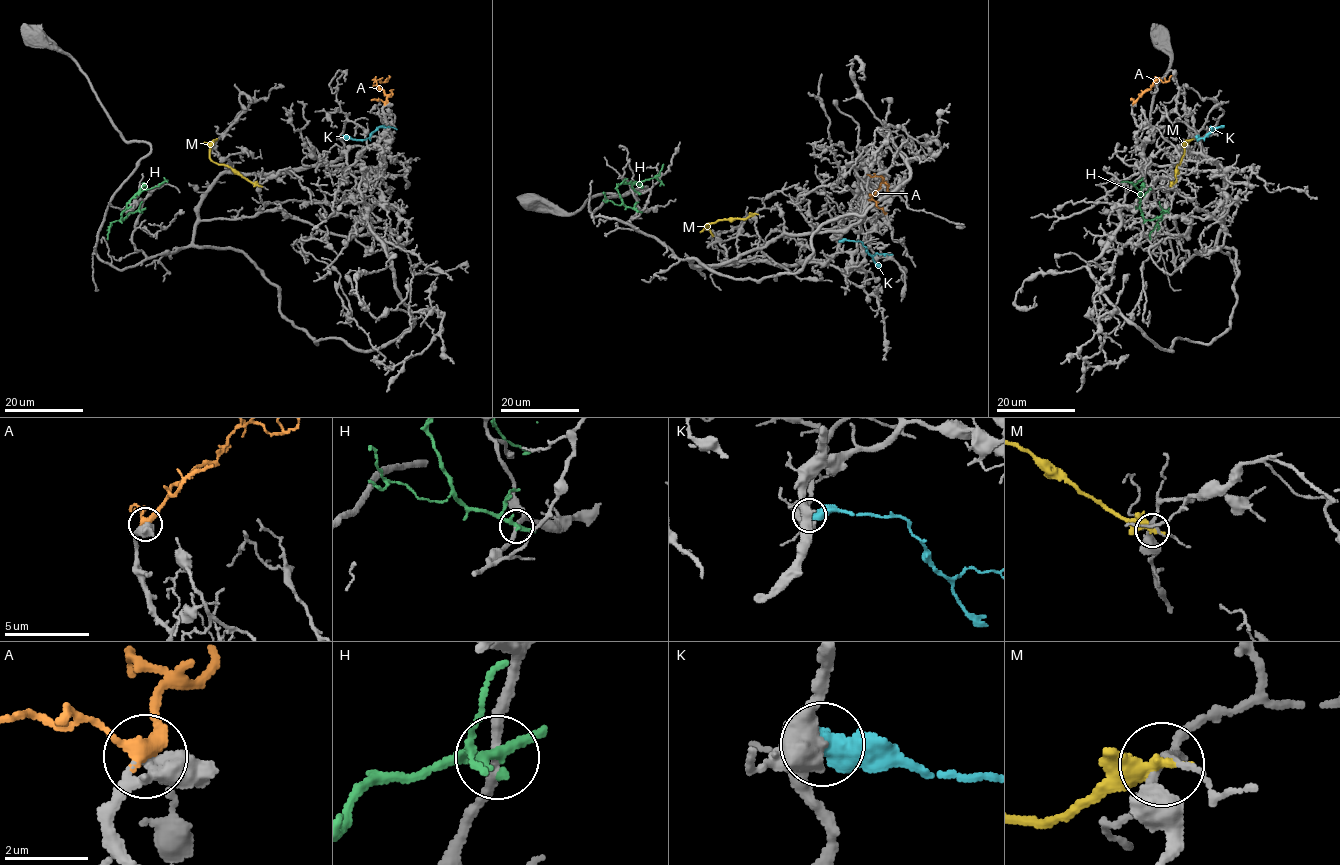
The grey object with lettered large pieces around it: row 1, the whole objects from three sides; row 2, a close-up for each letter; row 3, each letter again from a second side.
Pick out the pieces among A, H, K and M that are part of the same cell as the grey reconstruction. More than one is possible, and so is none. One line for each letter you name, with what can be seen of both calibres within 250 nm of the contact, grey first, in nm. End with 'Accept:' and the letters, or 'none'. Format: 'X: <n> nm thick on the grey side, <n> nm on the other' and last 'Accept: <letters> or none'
A: 360 nm thick on the grey side, 320 nm on the other
Accept: A

